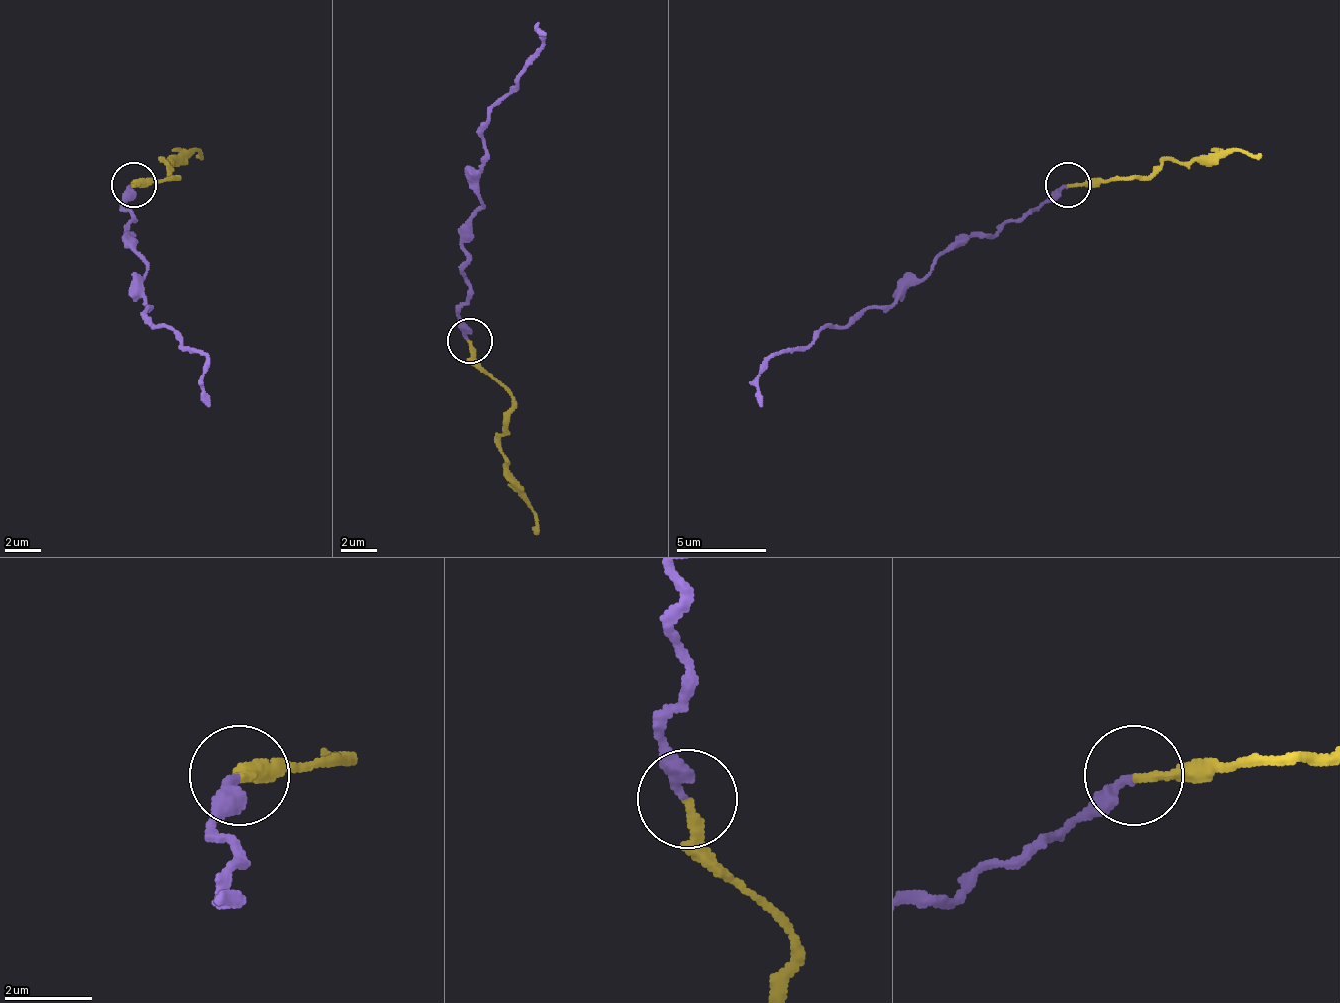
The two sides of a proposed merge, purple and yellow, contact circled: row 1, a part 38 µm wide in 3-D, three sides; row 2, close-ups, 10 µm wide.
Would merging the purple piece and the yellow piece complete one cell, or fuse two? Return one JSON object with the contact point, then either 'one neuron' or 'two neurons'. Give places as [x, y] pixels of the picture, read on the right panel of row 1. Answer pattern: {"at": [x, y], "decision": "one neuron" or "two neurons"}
{"at": [1067, 184], "decision": "one neuron"}

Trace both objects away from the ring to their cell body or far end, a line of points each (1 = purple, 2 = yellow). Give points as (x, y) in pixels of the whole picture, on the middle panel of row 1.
1: (468, 342), (459, 310), (468, 265), (463, 234), (481, 207), (481, 126), (544, 45), (540, 32), (544, 36)
2: (468, 342), (472, 359), (513, 400), (499, 454), (540, 535)

